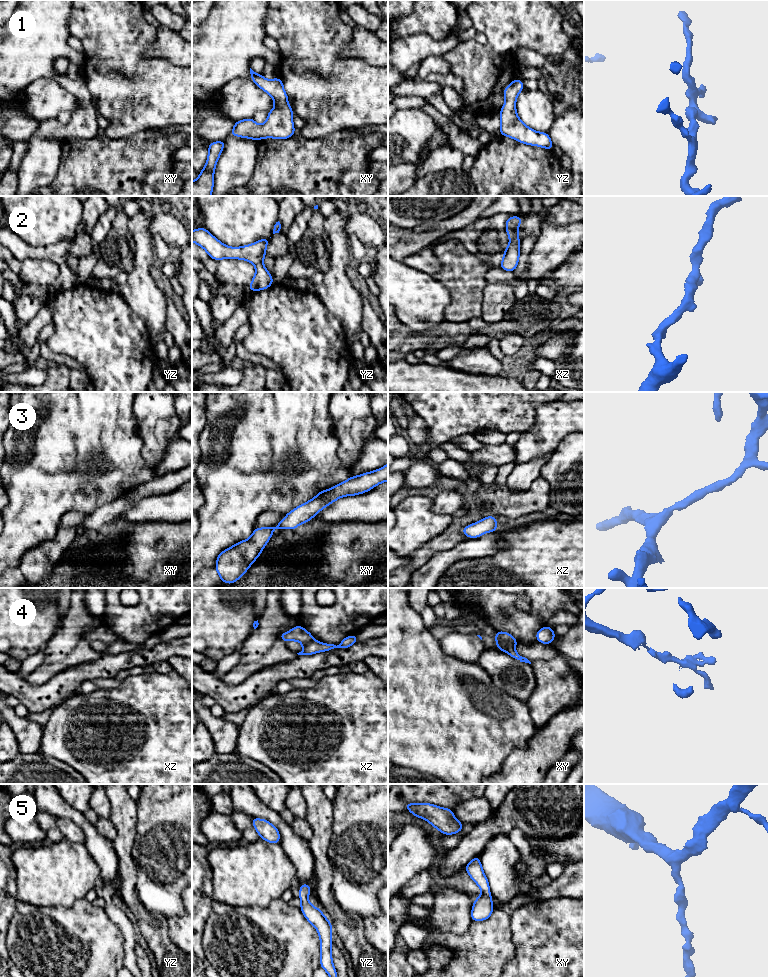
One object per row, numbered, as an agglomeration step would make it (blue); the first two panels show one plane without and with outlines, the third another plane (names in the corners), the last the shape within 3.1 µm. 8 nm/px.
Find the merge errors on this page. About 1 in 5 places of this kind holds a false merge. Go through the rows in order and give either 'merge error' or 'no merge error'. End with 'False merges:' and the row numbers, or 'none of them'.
1: no merge error
2: no merge error
3: no merge error
4: merge error
5: no merge error
False merges: 4

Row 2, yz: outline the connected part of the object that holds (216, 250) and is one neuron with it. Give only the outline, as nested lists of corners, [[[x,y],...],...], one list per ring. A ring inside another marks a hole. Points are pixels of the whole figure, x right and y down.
[[[204,227],[192,231],[192,242],[201,246],[210,258],[216,261],[220,259],[241,259],[249,261],[255,266],[256,272],[248,286],[249,291],[264,290],[274,283],[272,275],[263,264],[270,238],[260,239],[255,243],[242,247],[228,247]]]

